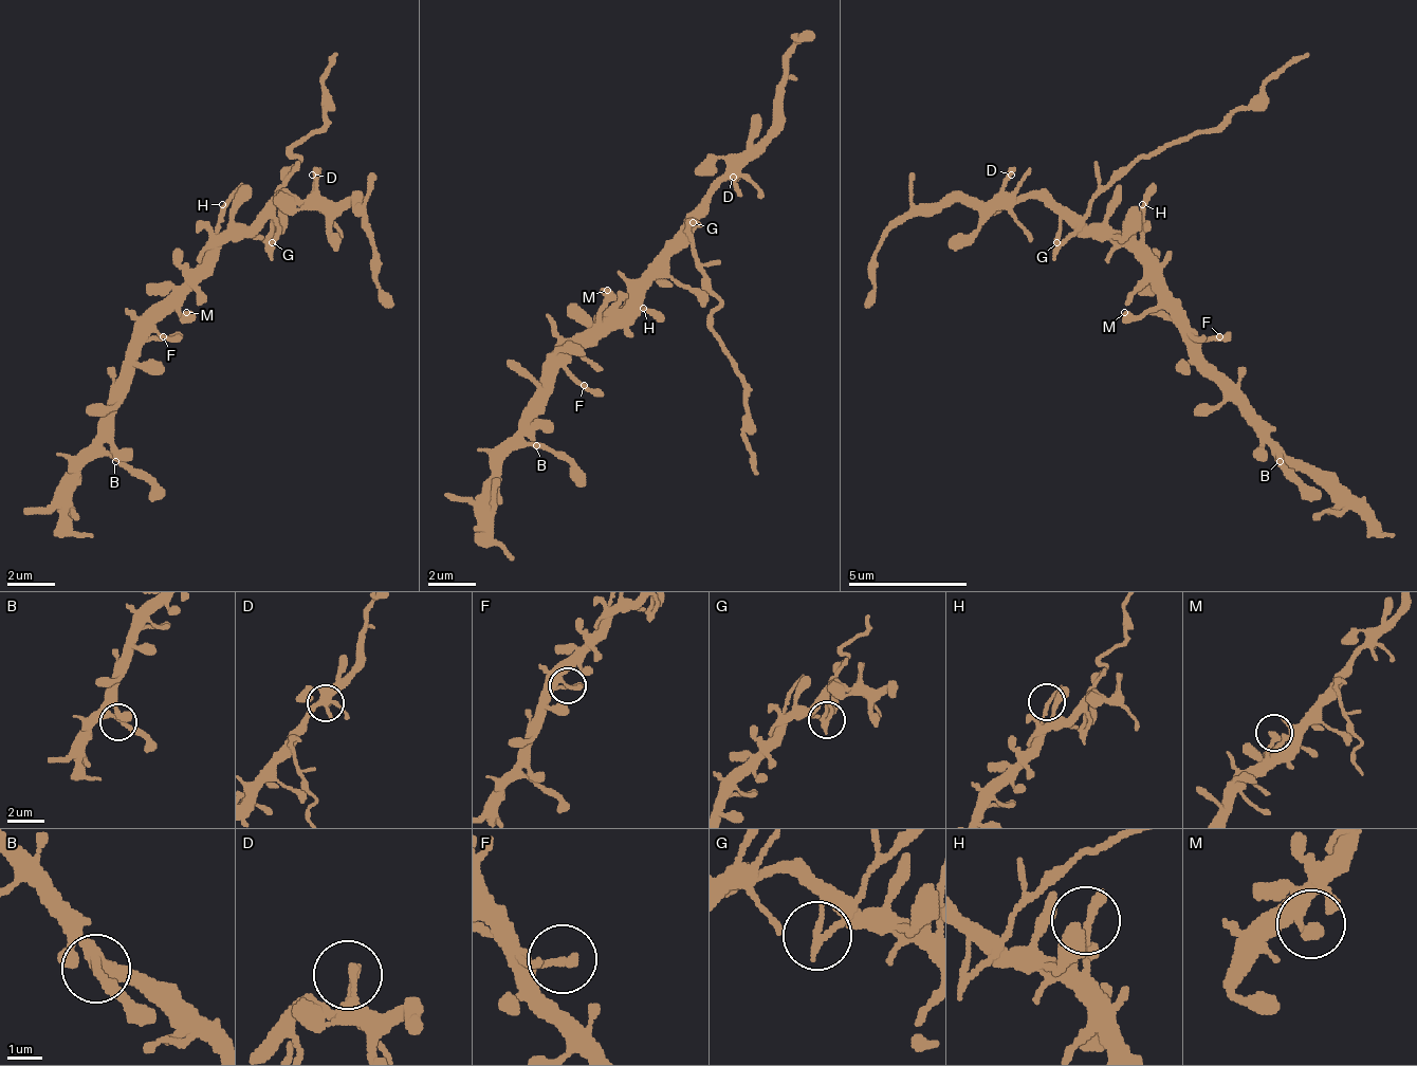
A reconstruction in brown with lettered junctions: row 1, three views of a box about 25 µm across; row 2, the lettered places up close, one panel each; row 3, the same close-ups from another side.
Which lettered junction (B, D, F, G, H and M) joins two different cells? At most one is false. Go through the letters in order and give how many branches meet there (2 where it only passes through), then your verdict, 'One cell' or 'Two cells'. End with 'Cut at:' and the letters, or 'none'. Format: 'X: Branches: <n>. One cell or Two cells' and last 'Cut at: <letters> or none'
B: Branches: 2. One cell
D: Branches: 1. One cell
F: Branches: 1. One cell
G: Branches: 2. Two cells
H: Branches: 2. One cell
M: Branches: 1. One cell
Cut at: G

